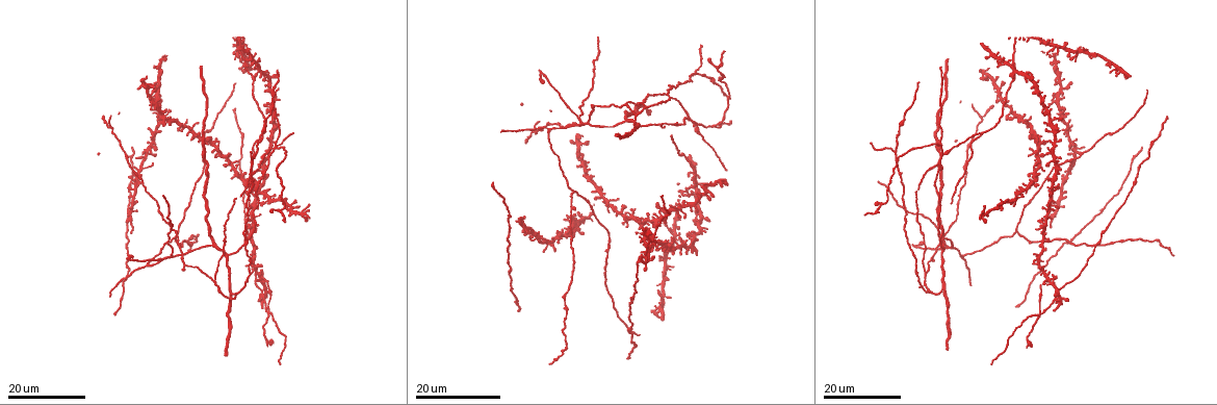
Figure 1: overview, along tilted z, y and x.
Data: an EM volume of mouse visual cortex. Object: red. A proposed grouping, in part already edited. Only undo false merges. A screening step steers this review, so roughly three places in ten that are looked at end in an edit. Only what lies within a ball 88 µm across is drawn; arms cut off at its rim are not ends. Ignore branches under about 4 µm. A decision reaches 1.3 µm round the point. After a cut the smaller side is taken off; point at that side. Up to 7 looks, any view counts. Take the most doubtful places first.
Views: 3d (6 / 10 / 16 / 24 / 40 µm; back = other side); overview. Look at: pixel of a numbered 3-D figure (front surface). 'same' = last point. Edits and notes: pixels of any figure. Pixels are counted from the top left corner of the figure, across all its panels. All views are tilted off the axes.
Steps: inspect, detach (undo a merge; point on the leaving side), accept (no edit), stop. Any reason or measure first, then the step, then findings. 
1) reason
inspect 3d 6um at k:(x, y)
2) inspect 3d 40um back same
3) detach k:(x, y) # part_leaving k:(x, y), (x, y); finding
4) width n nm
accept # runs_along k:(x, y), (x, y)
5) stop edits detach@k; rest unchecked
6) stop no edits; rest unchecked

four arms meet
inspect 3d 24um at 1:(1041, 314)

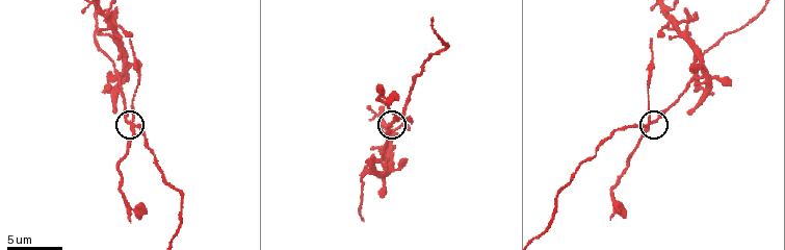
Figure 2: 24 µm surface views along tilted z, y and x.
inspect 3d 6um at 2:(647, 130)

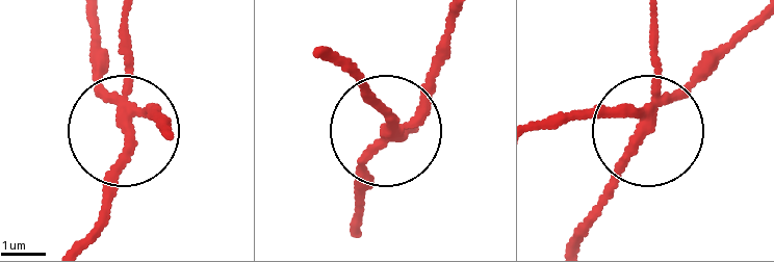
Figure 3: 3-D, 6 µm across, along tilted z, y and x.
side_arm 11 um
detach 3:(118, 172) # part_leaving 3:(121, 114), (129, 157), (97, 238); two neurons meet here

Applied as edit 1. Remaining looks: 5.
thin arm on a thick one
inspect 3d 10um at 2:(114, 80)

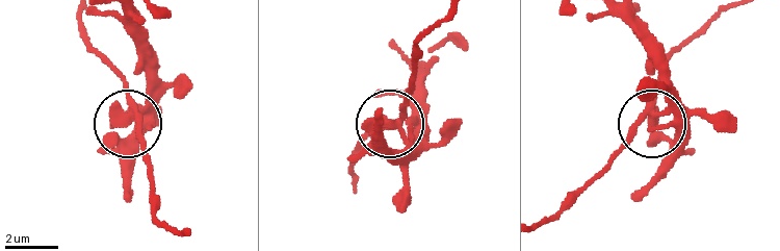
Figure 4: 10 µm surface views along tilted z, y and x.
arms 5
accept # runs_along 4:(620, 10), (661, 72), (664, 106), (597, 171); continuous, no second neuron

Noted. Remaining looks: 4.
three-way junction
inspect 3d 24um at 1:(926, 270)

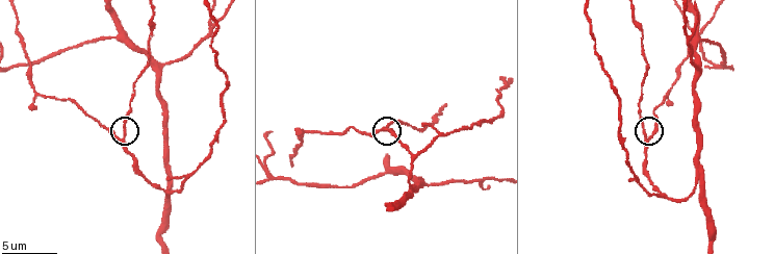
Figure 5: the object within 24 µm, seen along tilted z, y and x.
inspect 3d 6um at 5:(646, 137)

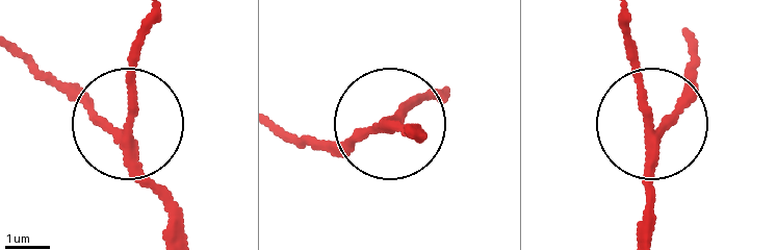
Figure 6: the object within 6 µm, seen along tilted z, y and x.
accept # runs_along 6:(185, 234), (130, 133), (148, 11); all the same neuron

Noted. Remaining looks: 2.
three arms meet
inspect 3d 24um at 1:(574, 192)

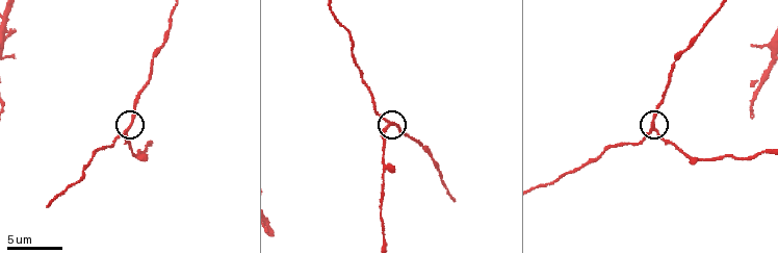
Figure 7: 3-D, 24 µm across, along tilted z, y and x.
inspect 3d 6um at 7:(392, 122)

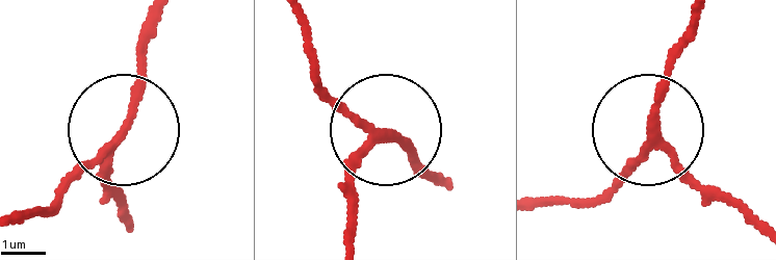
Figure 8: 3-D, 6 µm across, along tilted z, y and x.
detach 8:(112, 184) # part_leaving 8:(111, 144), (106, 172), (123, 212); a second neuron is stuck on

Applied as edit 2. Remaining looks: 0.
stop edits detach@3, detach@8; rest unchecked

